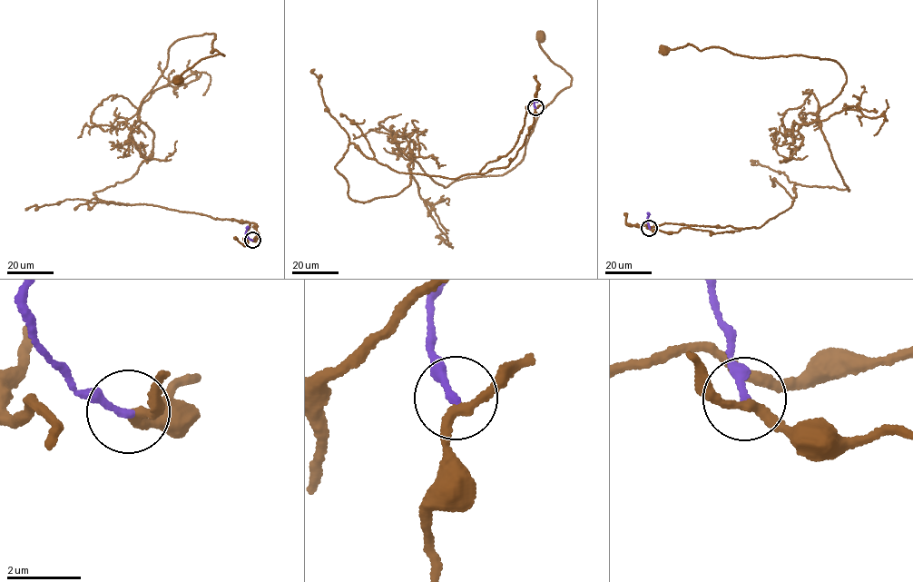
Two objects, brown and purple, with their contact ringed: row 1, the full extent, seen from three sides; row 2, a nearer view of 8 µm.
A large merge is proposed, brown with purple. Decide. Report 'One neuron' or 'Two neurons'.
Two neurons

